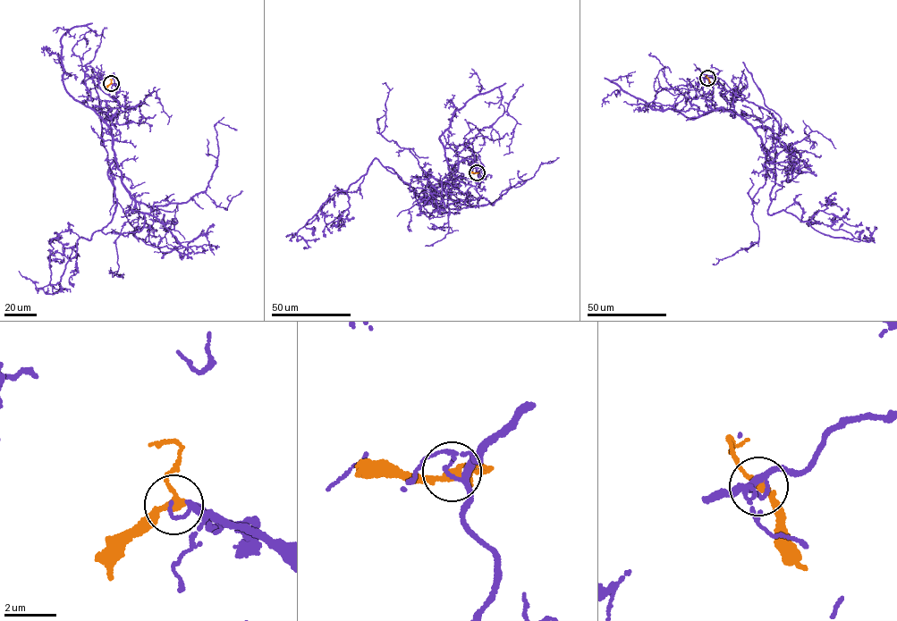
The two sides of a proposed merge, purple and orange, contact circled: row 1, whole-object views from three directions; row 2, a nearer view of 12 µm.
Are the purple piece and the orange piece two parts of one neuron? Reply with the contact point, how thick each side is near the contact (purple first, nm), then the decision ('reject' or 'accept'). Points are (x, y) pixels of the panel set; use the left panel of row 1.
at (111, 83); 120 nm thick on the purple side, 280 nm on the other; accept

